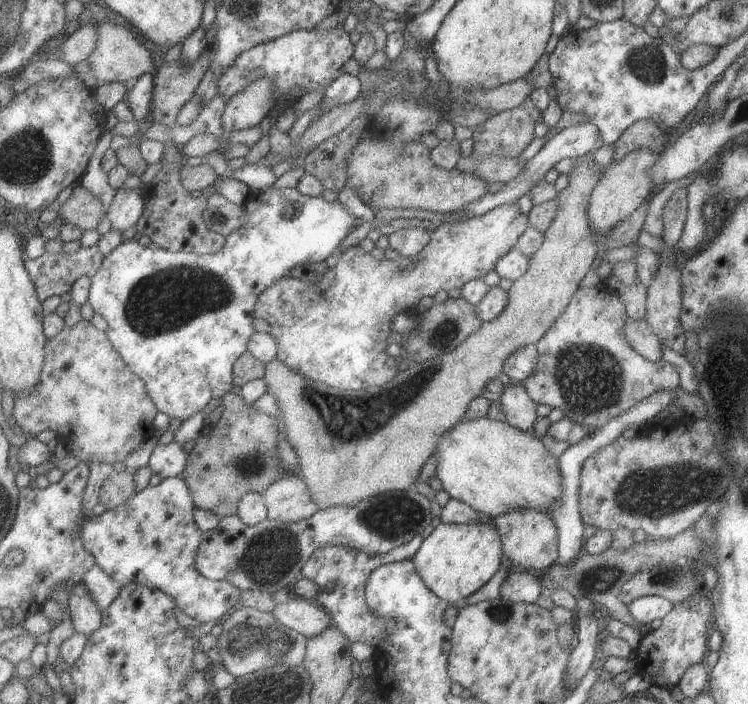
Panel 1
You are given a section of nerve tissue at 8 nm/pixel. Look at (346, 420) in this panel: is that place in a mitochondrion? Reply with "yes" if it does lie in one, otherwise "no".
yes

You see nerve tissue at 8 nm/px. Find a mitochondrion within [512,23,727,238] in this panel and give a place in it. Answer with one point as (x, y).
(646, 62)

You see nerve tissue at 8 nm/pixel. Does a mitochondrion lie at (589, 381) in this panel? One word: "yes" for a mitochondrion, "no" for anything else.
yes

